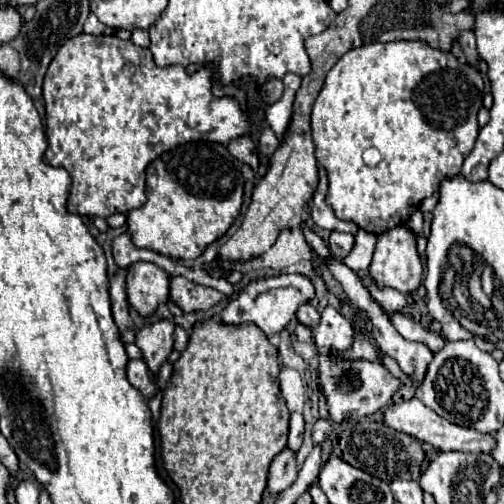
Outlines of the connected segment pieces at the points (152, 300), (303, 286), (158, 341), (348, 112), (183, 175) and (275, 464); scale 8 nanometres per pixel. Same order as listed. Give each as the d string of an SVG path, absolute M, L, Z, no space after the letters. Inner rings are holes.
M132 263L126 275L126 291L130 305L142 317L150 317L160 303L168 301L170 275L154 263Z
M282 273L276 277L256 279L256 281L250 281L248 285L244 285L240 289L240 293L224 307L220 317L224 323L230 323L230 325L256 323L266 335L272 335L272 333L282 331L284 327L288 327L288 323L296 317L296 309L302 303L308 303L312 299L314 299L314 285L306 275Z
M162 319L146 325L142 331L136 333L136 345L140 347L144 361L152 373L158 373L160 365L170 355L174 343L174 329L176 325L172 321Z
M422 41L372 43L372 45L366 45L366 47L358 47L358 49L348 51L332 67L332 71L326 75L326 83L324 83L320 95L318 95L318 99L314 103L314 109L312 109L312 135L314 135L314 143L316 143L316 159L328 173L330 191L326 195L326 201L334 209L334 215L338 219L344 219L344 221L354 221L360 229L364 229L368 233L374 233L374 235L380 235L380 233L384 233L384 231L388 231L392 227L404 225L410 219L410 215L418 209L420 201L438 191L440 179L460 173L462 161L472 151L472 147L476 143L476 137L478 137L476 113L482 107L482 87L484 87L484 81L482 81L478 69L474 69L470 65L462 65L462 63L458 63L458 59L452 53L432 49Z
M194 141L180 145L168 153L162 153L158 159L150 163L146 169L146 195L148 201L138 209L128 213L128 233L136 247L152 249L160 255L172 259L196 259L202 255L206 245L220 239L228 227L234 223L236 215L242 207L244 195L244 177L242 163L228 153L226 145L210 143L210 141Z
M284 449L274 457L268 471L268 485L266 491L270 495L278 495L284 489L288 489L296 481L298 469L296 469L296 453L290 449Z

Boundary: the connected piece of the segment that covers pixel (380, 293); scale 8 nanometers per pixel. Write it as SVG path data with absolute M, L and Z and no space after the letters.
M364 275L362 281L364 281L366 289L370 291L370 295L372 295L372 297L374 297L374 299L376 299L388 313L400 313L400 311L404 309L404 305L406 305L406 297L404 297L400 291L390 289L390 287L380 289L380 287L376 287L376 283L372 283L372 279L370 279L368 275Z

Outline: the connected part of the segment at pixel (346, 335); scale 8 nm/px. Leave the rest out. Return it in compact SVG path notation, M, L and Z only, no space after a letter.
M326 307L322 313L322 321L318 327L312 327L316 345L320 349L330 351L344 351L352 347L352 341L356 337L356 331L352 323L336 309Z

